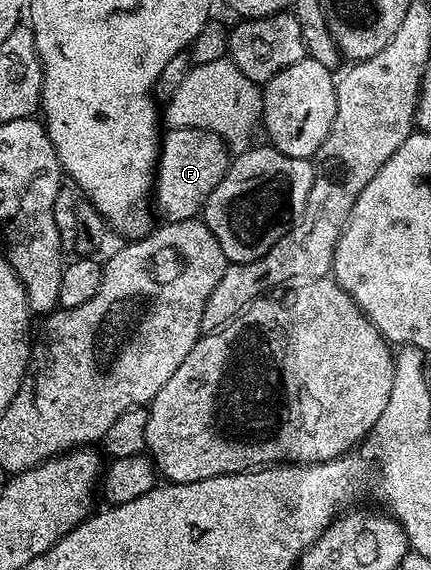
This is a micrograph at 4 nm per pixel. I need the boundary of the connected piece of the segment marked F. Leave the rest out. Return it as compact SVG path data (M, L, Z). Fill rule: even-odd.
M176 128L168 131L161 140L153 185L153 204L157 212L159 207L162 219L189 220L198 217L209 194L227 173L228 163L229 149L217 134L200 128Z

